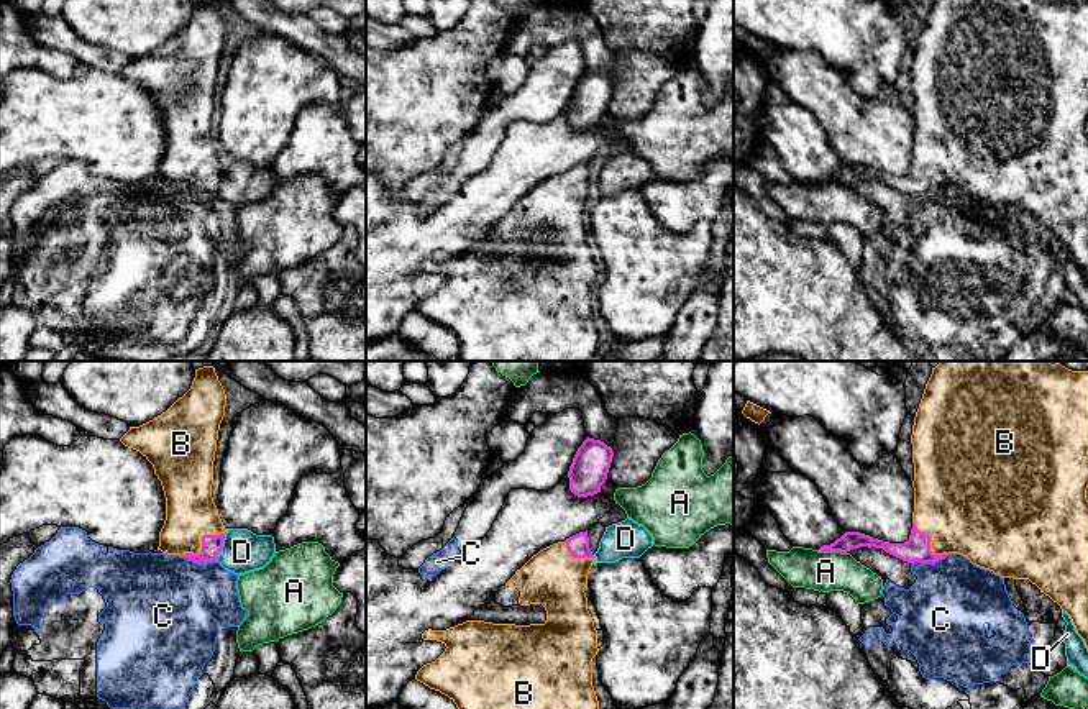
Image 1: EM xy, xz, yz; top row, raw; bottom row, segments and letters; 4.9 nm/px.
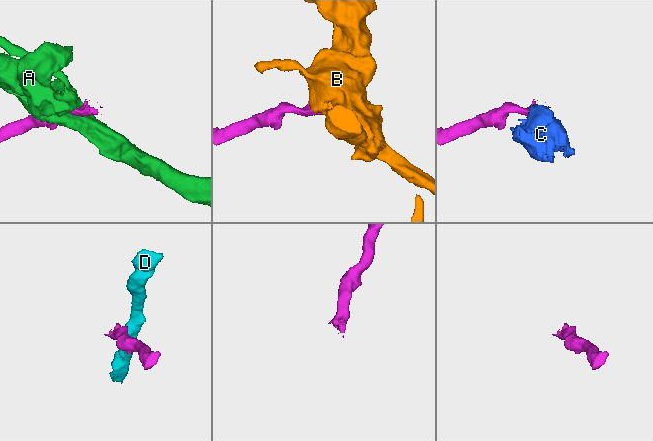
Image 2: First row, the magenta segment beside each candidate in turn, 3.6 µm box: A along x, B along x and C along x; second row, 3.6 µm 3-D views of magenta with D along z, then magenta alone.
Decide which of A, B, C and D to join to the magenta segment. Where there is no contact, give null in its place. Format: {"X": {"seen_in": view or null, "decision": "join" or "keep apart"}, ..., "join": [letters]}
{"A": {"seen_in": "yz", "decision": "keep apart"}, "B": {"seen_in": "xy", "decision": "join"}, "C": {"seen_in": "yz", "decision": "keep apart"}, "D": {"seen_in": "xy", "decision": "keep apart"}, "join": ["B"]}

